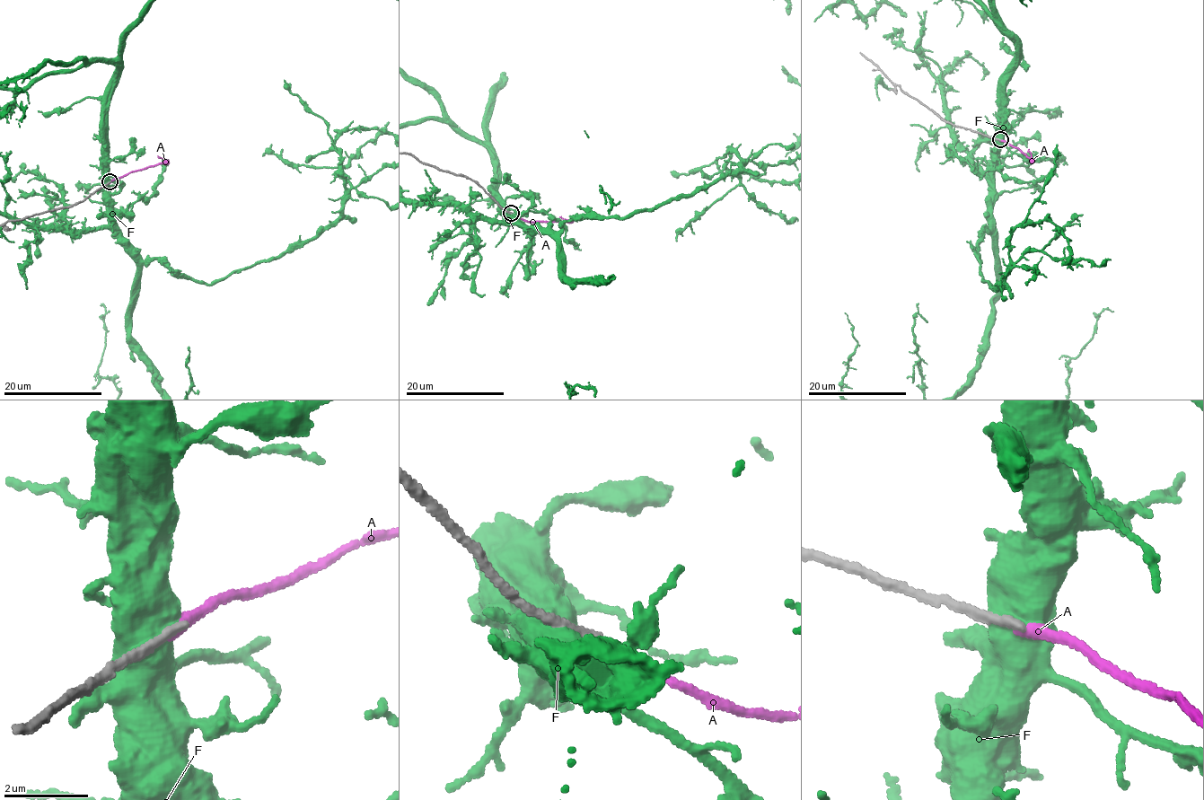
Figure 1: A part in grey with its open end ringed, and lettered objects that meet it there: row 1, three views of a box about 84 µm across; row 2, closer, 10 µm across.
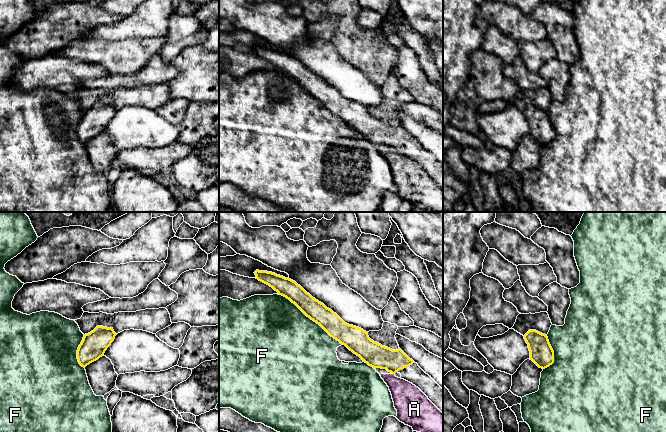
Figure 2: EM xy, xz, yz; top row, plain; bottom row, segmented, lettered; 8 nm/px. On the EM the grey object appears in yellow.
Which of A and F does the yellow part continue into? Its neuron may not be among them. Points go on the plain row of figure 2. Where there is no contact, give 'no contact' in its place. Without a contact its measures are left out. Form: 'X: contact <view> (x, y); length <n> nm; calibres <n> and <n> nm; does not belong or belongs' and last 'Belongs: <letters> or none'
A: contact xz (393, 149); length 30 nm; calibres 190 and 240 nm; does not belong
F: contact xz (310, 94); length 650 nm; calibres 160 and 500 nm; does not belong
Belongs: none

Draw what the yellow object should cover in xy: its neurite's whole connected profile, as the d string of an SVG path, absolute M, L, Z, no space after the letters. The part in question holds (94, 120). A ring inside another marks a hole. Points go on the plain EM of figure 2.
M97 102L93 107L85 110L77 126L79 140L85 144L102 133L116 111L113 104L103 102Z

